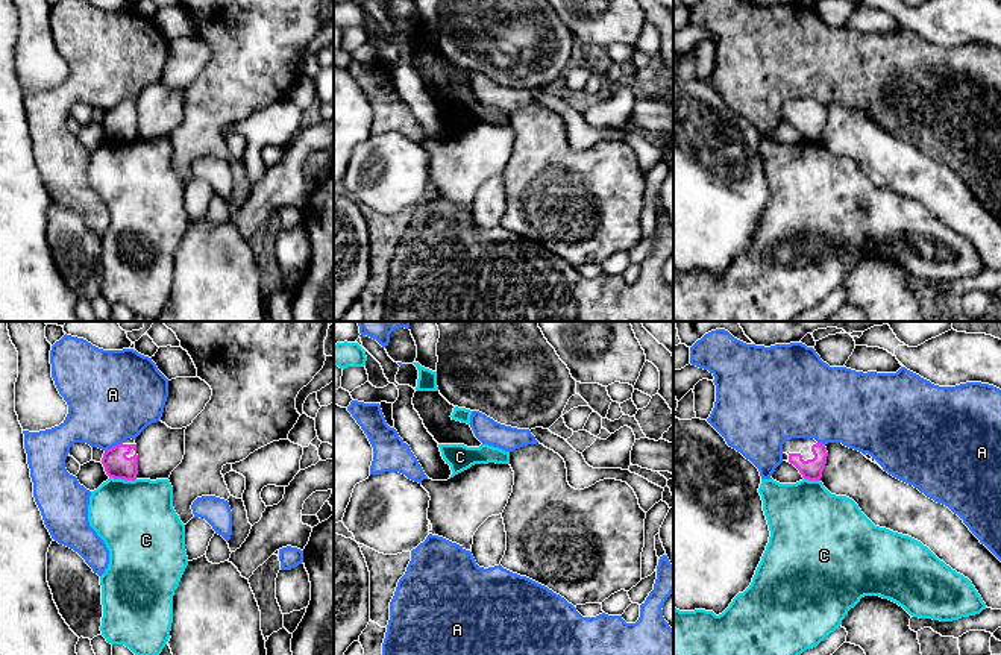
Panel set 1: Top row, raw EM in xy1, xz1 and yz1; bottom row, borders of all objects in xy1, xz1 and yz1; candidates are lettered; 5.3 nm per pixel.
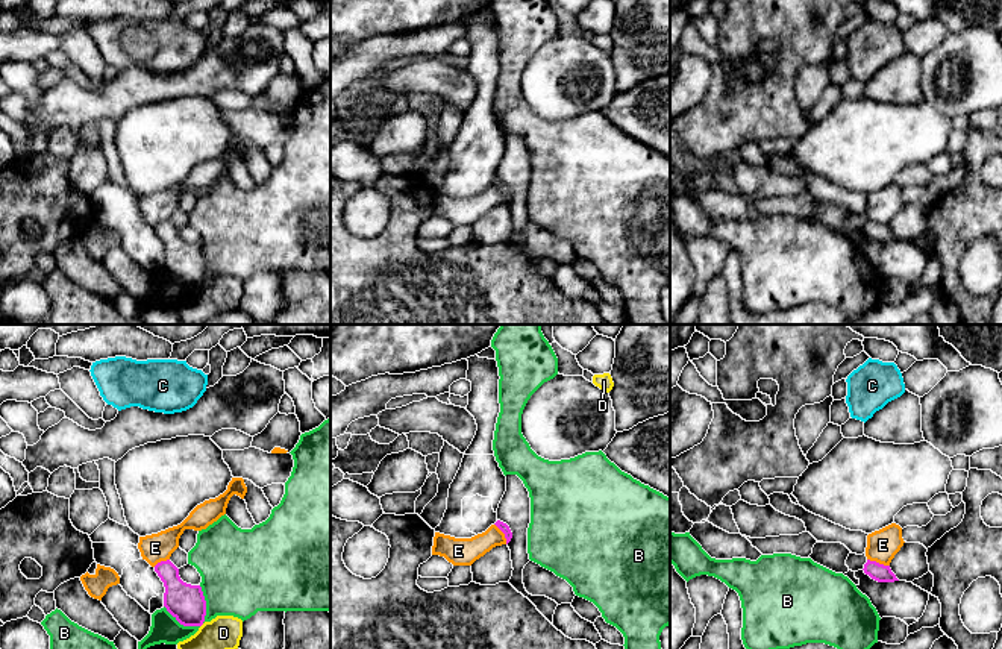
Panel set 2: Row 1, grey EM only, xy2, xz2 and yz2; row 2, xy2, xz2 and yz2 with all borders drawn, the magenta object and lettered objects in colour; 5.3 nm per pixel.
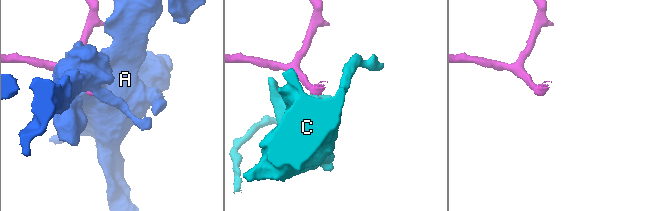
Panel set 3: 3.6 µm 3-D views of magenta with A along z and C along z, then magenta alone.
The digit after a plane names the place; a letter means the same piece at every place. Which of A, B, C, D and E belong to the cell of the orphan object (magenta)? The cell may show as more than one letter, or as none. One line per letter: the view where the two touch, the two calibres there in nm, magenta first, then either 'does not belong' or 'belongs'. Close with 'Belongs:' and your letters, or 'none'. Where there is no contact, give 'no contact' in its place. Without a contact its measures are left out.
A: meets magenta in xy1; 140 nm thick on the magenta side, 460 nm on the other; does not belong
B: meets magenta in xy2; 200 nm thick on the magenta side, 150 nm on the other; does not belong
C: meets magenta in xy1; 140 nm thick on the magenta side, 420 nm on the other; does not belong
D: no contact; does not belong
E: meets magenta in yz2; 100 nm thick on the magenta side, 170 nm on the other; does not belong
Belongs: none

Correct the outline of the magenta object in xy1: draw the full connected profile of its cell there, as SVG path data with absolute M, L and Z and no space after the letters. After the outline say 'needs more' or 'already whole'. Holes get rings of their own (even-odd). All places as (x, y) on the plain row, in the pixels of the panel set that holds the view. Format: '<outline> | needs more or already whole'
M127 99L123 103L105 111L102 124L109 138L135 141L138 135L135 100Z | needs more

